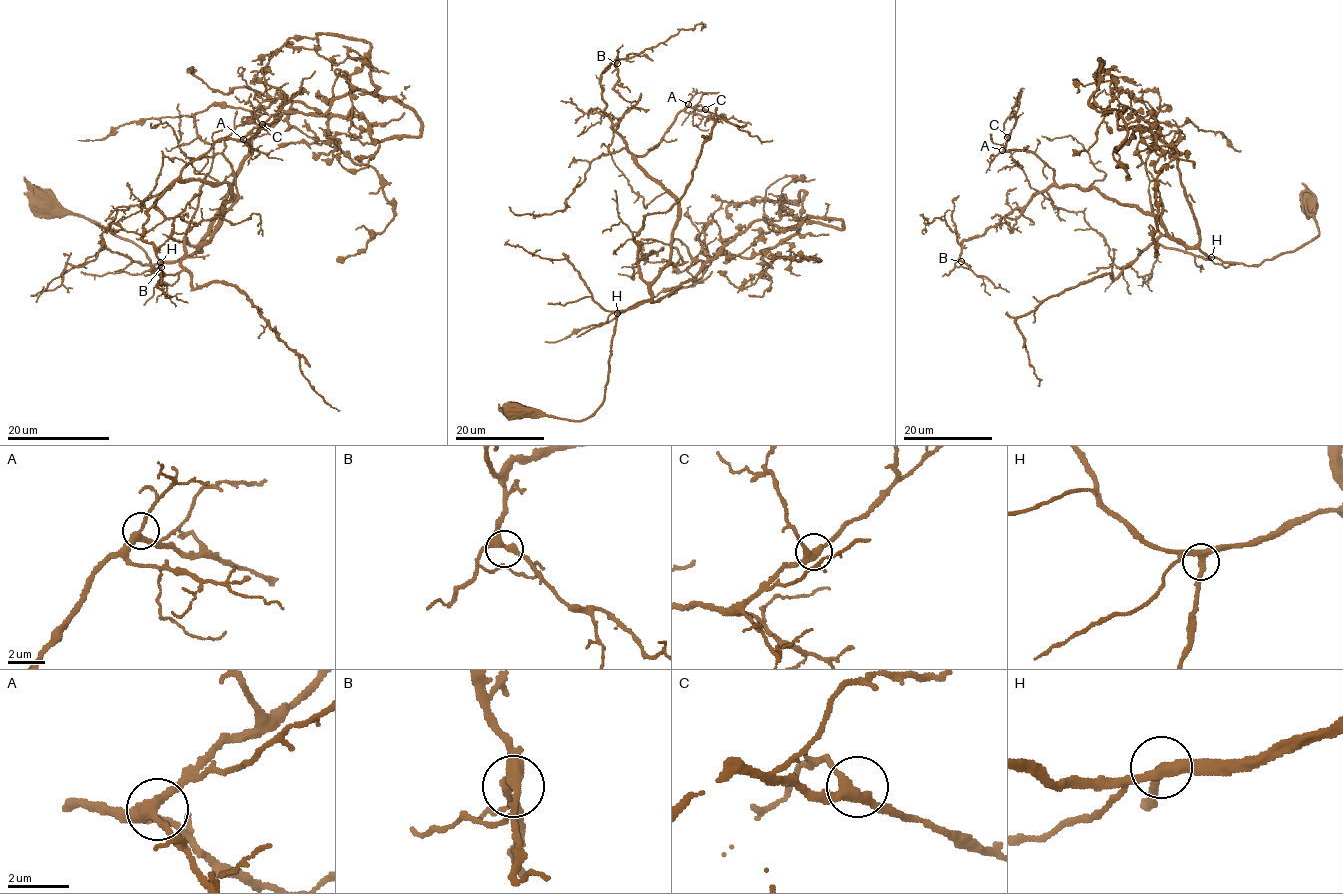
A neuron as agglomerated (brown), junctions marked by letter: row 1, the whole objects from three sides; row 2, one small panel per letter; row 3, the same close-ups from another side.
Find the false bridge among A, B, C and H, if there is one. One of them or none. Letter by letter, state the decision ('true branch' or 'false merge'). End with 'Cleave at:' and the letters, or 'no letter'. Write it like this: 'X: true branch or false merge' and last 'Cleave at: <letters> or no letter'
A: true branch
B: true branch
C: true branch
H: true branch
Cleave at: no letter

